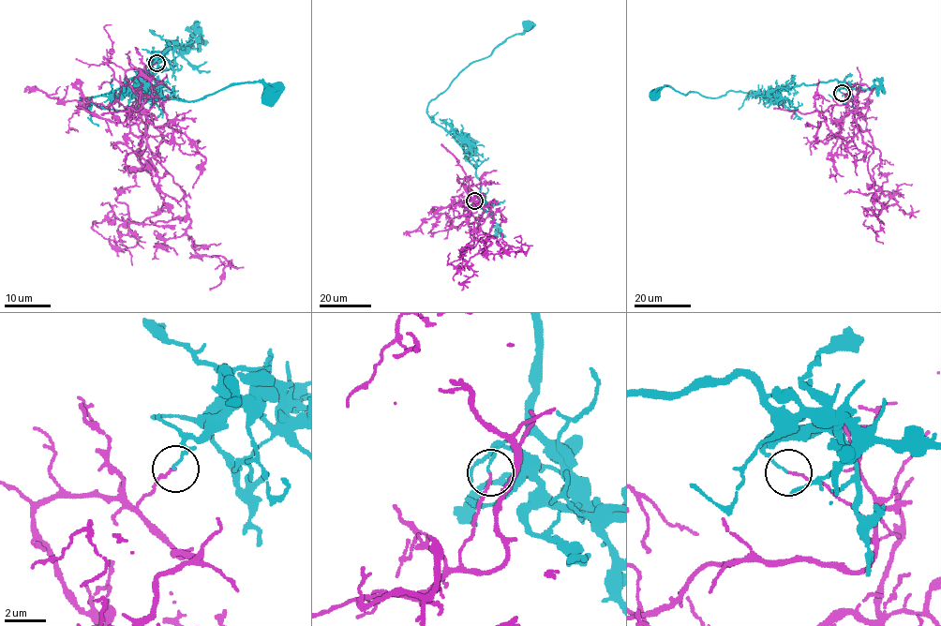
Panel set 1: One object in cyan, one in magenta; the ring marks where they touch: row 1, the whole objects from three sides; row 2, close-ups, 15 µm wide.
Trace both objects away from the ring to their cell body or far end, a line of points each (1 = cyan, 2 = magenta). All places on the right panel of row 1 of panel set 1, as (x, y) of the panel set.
1: (842, 93), (847, 85), (836, 80), (767, 93), (728, 91), (719, 97), (684, 95), (664, 85), (653, 94)
2: (842, 93), (856, 96), (852, 125), (873, 139), (868, 171), (882, 205), (881, 228), (873, 229), (883, 244)

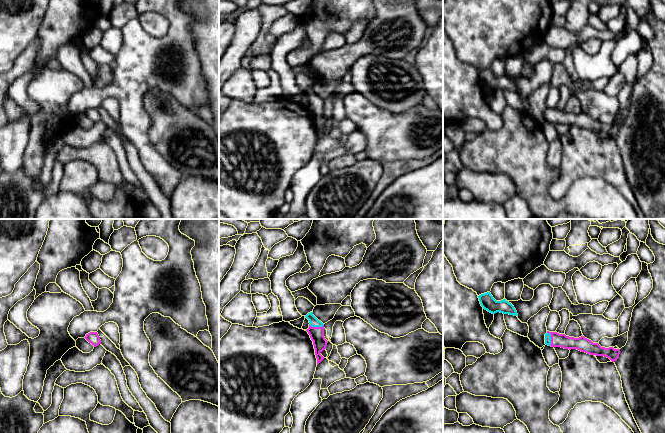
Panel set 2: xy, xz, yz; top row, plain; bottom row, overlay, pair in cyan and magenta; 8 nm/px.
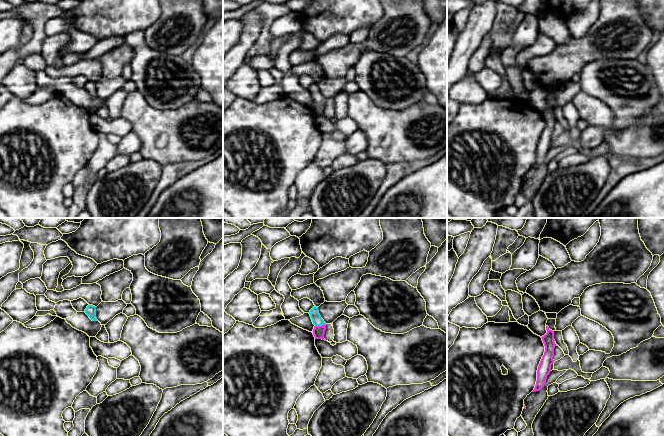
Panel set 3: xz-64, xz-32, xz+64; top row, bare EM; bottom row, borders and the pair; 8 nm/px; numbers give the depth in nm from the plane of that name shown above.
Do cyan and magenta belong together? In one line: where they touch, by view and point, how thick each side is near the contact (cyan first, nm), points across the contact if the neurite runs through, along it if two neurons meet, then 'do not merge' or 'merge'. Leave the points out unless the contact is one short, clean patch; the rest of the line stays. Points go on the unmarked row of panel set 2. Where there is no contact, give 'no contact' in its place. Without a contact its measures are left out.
meets cyan in xz at (316, 102); 80 nm thick on the cyan side, 110 nm on the other; do not merge

